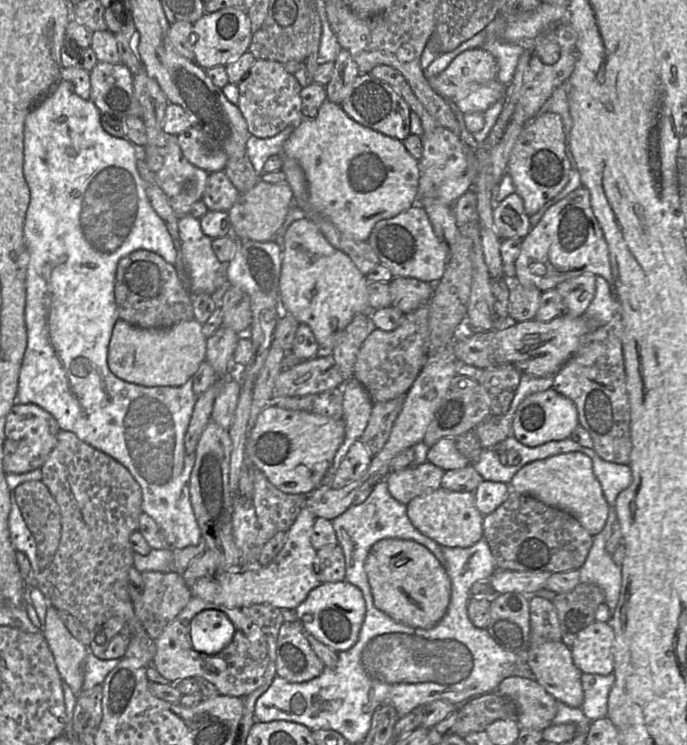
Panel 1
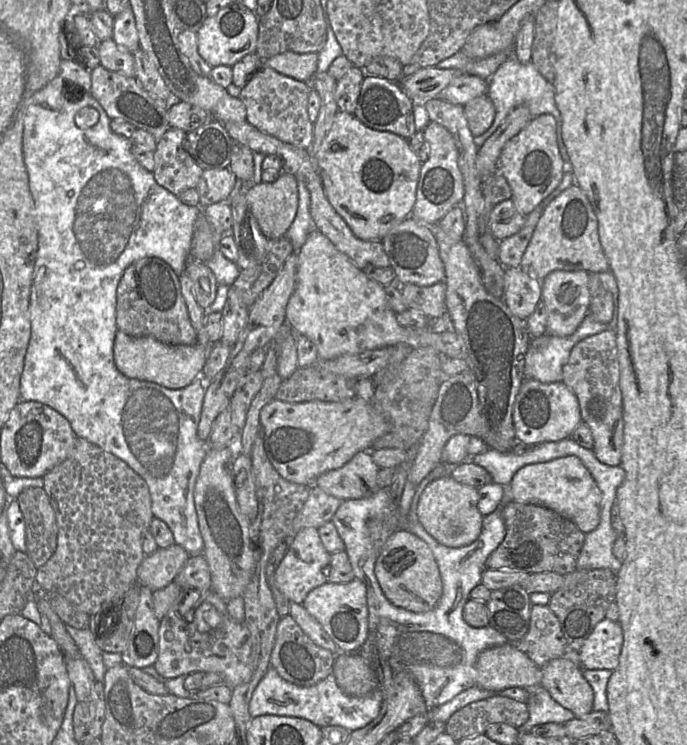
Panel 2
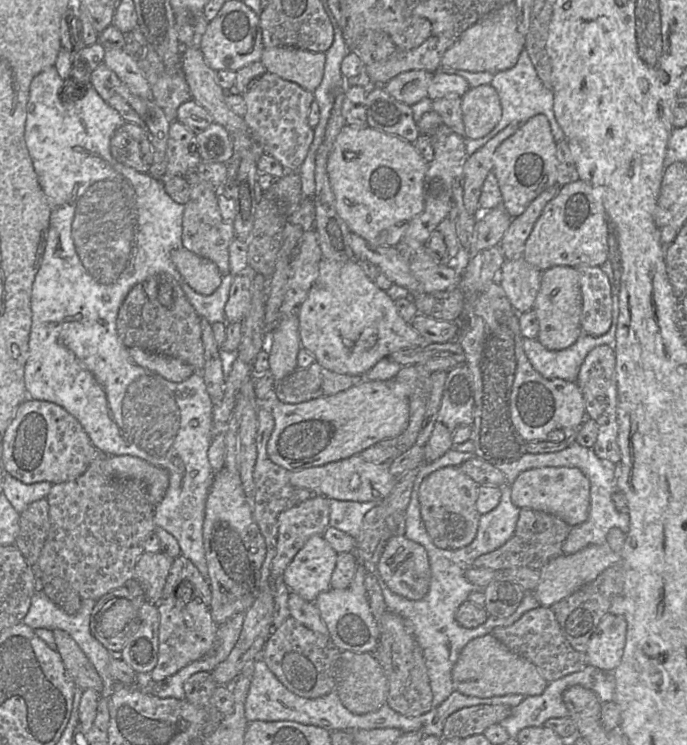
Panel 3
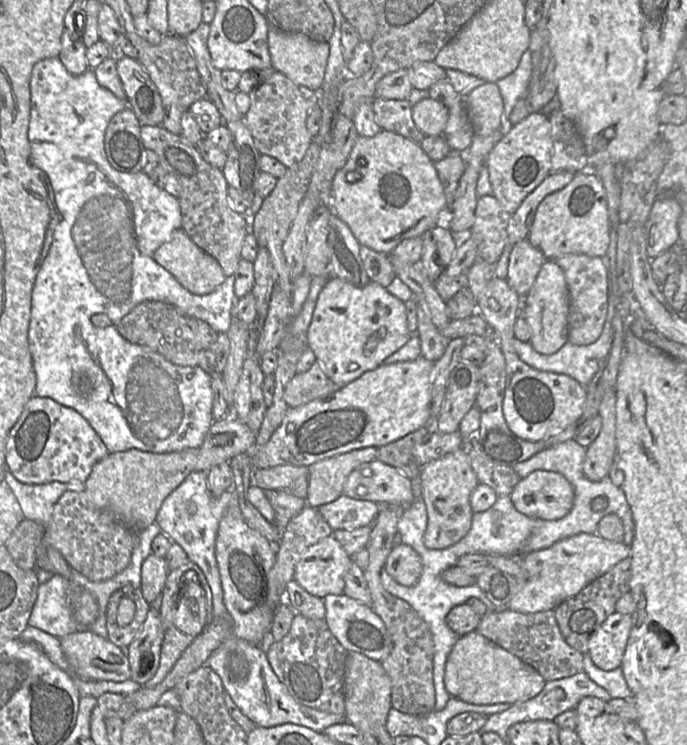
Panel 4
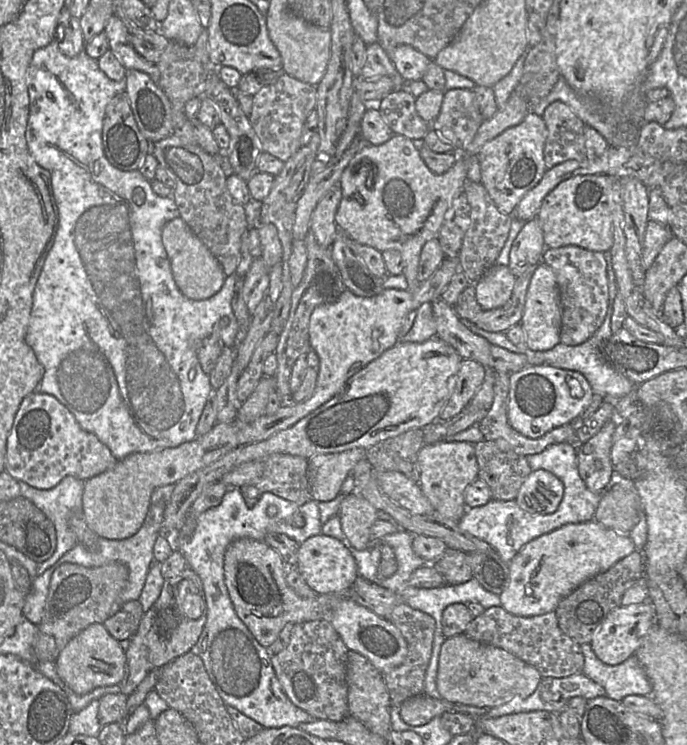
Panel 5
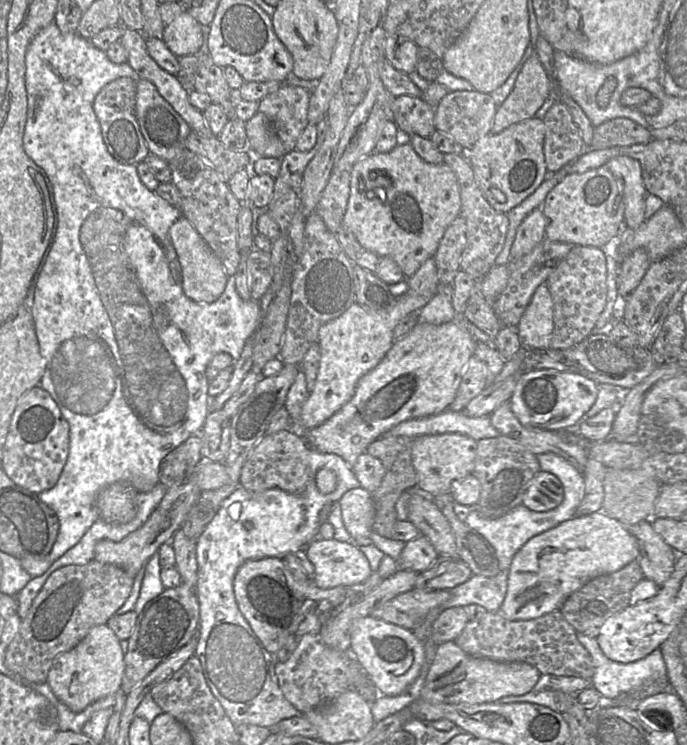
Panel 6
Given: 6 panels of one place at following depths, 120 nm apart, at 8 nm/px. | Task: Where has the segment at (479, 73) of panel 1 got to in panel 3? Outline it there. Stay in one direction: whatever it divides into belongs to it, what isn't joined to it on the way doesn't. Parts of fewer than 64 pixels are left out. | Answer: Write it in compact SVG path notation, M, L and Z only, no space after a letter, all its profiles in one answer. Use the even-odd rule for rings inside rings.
M411 70L393 77L383 87L396 100L411 106L428 97L432 75L425 70Z

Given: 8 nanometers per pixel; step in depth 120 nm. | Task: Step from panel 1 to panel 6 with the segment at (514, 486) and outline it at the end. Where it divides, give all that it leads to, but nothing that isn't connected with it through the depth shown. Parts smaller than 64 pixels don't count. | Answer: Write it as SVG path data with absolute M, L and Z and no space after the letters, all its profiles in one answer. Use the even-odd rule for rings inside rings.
M541 470L529 482L521 505L534 512L547 512L559 506L563 497L561 481L555 475Z

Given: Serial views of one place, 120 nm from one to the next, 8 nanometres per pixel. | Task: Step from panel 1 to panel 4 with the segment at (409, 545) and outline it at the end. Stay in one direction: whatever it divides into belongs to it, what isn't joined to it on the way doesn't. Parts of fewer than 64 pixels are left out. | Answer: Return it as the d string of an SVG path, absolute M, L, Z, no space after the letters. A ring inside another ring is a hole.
M402 543L392 548L384 568L397 583L407 587L415 586L423 571L419 554Z

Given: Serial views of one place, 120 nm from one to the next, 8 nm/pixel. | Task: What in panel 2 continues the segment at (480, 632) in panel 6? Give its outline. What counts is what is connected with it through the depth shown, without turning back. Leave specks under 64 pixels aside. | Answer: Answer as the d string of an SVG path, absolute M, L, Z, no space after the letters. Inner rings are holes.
M533 604L531 606L527 633L511 644L525 653L540 668L556 658L569 659L580 665L578 651L569 646L558 618L548 605Z

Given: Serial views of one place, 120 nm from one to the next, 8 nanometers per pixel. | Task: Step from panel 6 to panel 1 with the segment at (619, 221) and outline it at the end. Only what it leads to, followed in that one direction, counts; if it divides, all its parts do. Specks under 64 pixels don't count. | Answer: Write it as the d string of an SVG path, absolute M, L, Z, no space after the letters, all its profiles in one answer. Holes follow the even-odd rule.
M585 187L572 191L564 199L549 208L538 225L531 228L528 235L522 240L520 254L515 262L515 269L516 276L511 280L512 283L514 281L524 287L535 287L542 293L555 289L558 284L565 280L583 274L603 277L612 287L613 296L618 299L613 283L608 246L592 211L590 193Z

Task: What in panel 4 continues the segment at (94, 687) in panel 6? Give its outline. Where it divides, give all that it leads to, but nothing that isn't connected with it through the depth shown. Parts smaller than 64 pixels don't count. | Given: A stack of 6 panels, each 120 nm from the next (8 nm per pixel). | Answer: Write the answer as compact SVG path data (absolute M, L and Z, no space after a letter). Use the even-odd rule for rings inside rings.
M81 628L60 639L62 651L72 669L81 679L121 682L130 679L130 666L125 653L109 639L101 637L89 628Z

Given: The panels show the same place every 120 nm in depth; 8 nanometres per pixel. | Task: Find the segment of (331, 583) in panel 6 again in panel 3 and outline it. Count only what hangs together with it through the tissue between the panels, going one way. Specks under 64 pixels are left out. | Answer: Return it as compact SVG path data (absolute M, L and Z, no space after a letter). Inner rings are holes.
M313 535L284 571L286 586L308 602L330 590L338 553L322 535Z

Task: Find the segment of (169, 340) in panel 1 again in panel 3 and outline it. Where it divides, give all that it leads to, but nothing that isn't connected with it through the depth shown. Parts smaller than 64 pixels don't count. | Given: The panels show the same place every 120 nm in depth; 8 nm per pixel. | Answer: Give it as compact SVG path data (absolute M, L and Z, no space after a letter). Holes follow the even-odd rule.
M137 347L128 348L128 352L137 365L170 382L183 382L195 373L192 366L176 358L152 353Z

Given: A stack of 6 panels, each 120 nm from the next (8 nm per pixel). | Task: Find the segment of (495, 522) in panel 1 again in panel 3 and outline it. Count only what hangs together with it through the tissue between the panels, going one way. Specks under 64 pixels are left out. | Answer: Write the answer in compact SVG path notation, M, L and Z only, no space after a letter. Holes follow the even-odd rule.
M522 508L512 537L500 548L475 559L472 568L501 571L527 567L539 570L551 559L563 554L562 546L570 529L570 525L554 514Z

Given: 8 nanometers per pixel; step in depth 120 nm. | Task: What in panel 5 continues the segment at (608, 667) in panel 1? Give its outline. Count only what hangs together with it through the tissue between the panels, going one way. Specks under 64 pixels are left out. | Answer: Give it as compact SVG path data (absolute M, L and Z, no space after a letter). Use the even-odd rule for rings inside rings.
M650 601L612 610L596 630L590 645L599 660L608 665L618 665L634 655L642 638L651 625L656 622L656 612Z

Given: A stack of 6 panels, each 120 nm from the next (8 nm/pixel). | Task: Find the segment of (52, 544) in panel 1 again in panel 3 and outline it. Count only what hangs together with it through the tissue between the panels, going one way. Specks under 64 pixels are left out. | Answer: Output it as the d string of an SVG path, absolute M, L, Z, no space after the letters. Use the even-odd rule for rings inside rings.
M47 498L29 504L19 516L19 532L14 545L29 565L38 561L50 528Z

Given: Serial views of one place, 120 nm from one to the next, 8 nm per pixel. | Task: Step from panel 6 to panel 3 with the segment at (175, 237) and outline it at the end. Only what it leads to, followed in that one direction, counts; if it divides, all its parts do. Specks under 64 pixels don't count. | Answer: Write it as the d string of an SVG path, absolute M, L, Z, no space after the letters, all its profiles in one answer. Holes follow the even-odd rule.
M184 247L173 250L170 258L187 284L198 294L211 295L220 286L222 275L210 260Z

